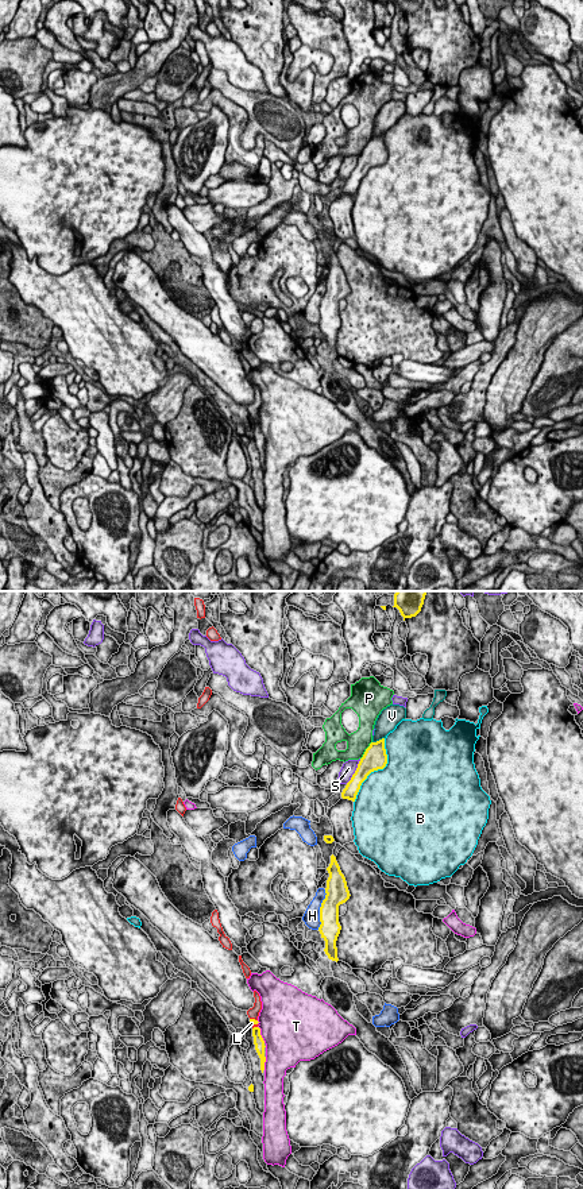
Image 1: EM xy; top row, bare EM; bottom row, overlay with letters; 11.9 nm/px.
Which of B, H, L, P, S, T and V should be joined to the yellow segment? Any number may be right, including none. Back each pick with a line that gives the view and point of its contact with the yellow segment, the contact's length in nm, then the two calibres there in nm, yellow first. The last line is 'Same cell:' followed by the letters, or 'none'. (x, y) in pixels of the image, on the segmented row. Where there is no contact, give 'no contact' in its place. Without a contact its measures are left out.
L: meets yellow in xy at (254, 1023); contact 110 nm long; 60 nm thick on the yellow side, 30 nm on the other
Same cell: L

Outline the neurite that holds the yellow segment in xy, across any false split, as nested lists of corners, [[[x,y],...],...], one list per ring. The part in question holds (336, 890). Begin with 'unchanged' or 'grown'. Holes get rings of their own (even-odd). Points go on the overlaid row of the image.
unchanged; [[[331,856],[331,864],[327,868],[329,877],[327,880],[325,899],[320,907],[320,927],[321,938],[325,941],[325,954],[332,961],[339,961],[336,941],[340,934],[341,926],[339,923],[339,906],[350,899],[350,891],[344,875],[336,861]]]

